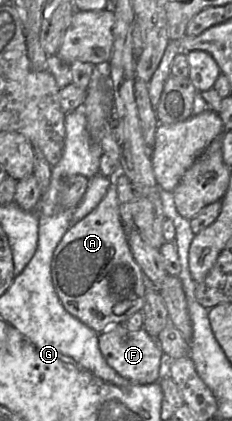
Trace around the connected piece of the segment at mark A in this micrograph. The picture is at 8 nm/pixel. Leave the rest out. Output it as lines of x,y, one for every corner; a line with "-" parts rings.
109,124
101,140
101,147
116,164
116,172
108,176
110,186
97,207
67,230
55,249
51,263
52,282
61,304
68,313
98,334
113,325
123,324
134,313
141,311
145,304
146,293
145,275
133,257
120,216
117,187
120,146
109,131

